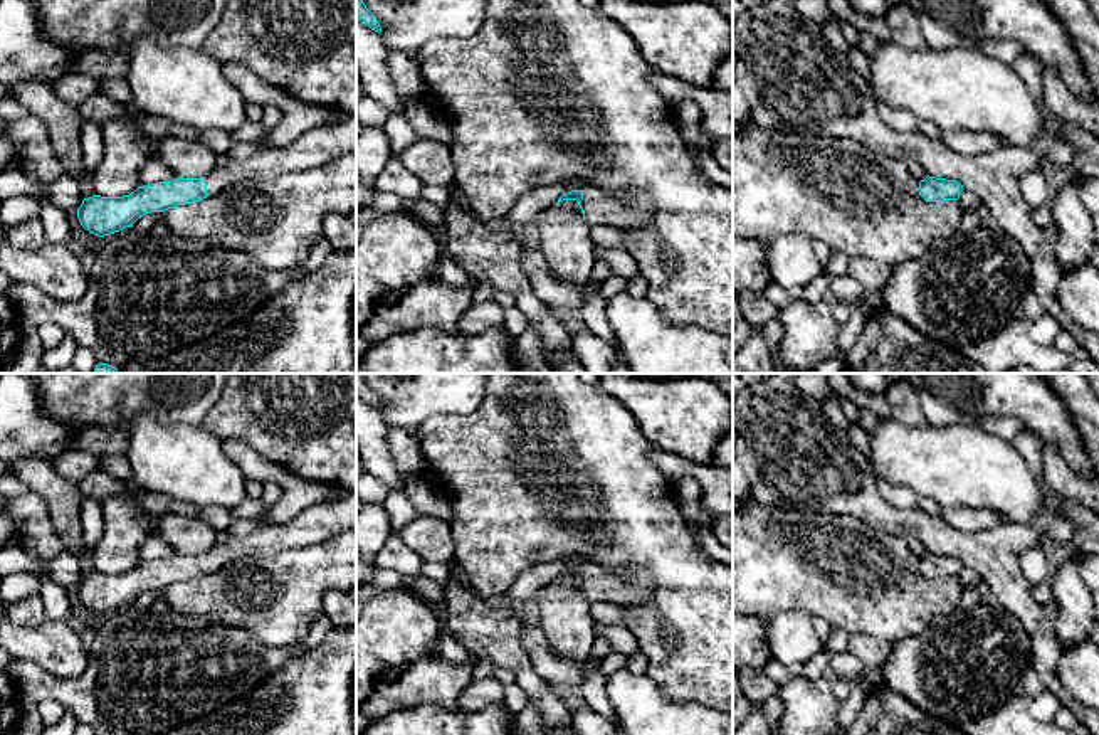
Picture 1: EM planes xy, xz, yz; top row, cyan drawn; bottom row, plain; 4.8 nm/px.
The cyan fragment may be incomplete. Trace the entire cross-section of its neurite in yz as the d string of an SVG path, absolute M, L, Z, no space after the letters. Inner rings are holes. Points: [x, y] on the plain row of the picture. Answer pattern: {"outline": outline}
{"outline": "M926 553L919 558L919 572L928 579L944 579L944 577L958 577L963 568L963 562L956 557Z"}

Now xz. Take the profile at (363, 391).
{"outline": "M356 373L356 395L368 402L371 407L375 409L381 409L380 399L376 397L376 394L366 385L366 382L363 380L361 373Z"}

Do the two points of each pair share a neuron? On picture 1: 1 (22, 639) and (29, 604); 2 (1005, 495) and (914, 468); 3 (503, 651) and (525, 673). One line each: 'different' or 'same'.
1: different
2: same
3: same

